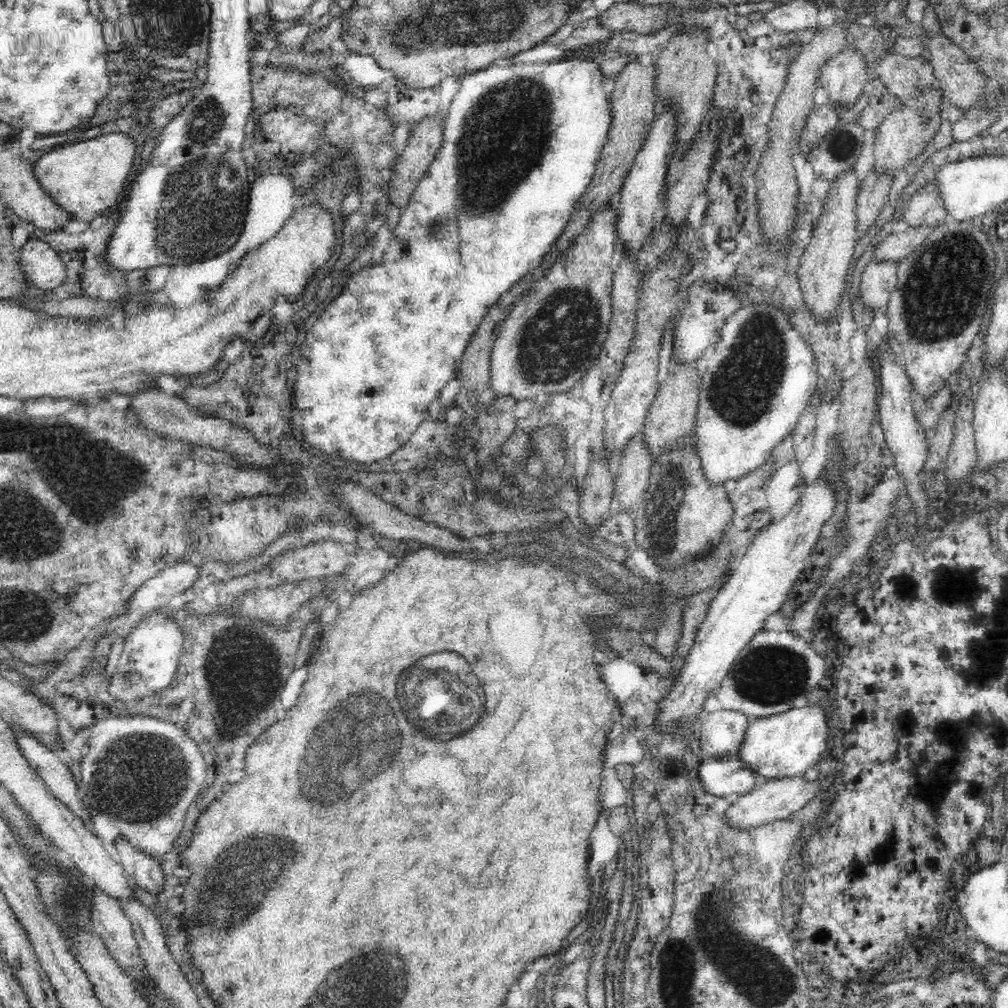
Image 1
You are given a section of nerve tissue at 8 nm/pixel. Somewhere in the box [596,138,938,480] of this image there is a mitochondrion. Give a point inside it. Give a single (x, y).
(743, 386)

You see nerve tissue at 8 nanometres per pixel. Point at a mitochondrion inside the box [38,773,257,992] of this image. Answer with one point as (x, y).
(65, 896)

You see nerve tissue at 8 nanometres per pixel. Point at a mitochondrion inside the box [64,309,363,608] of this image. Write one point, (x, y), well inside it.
(137, 483)

